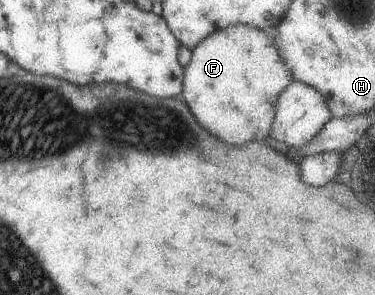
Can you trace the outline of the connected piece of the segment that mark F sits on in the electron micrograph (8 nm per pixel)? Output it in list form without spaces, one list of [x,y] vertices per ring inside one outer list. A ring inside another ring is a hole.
[[[231,25],[201,39],[190,51],[190,61],[182,69],[181,100],[189,107],[195,120],[207,132],[228,145],[238,147],[255,141],[263,142],[270,134],[279,93],[294,80],[270,31],[249,25]]]

